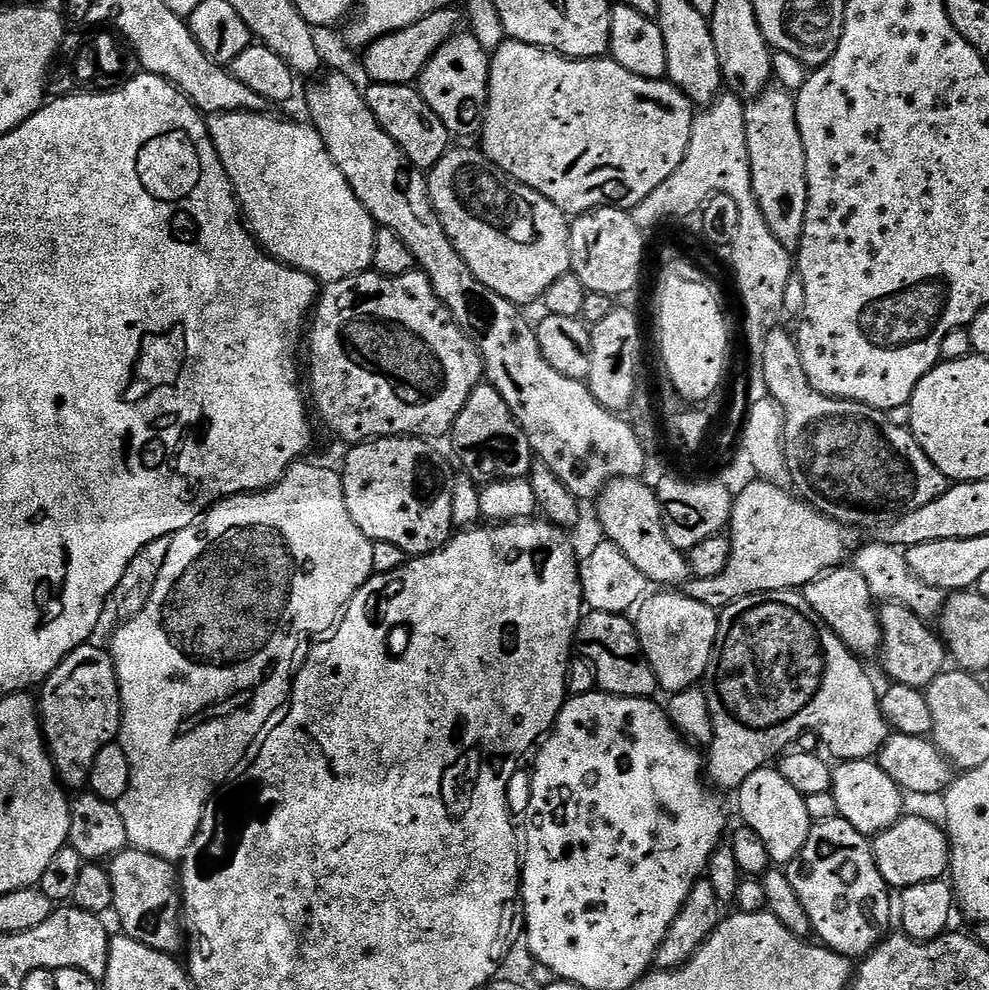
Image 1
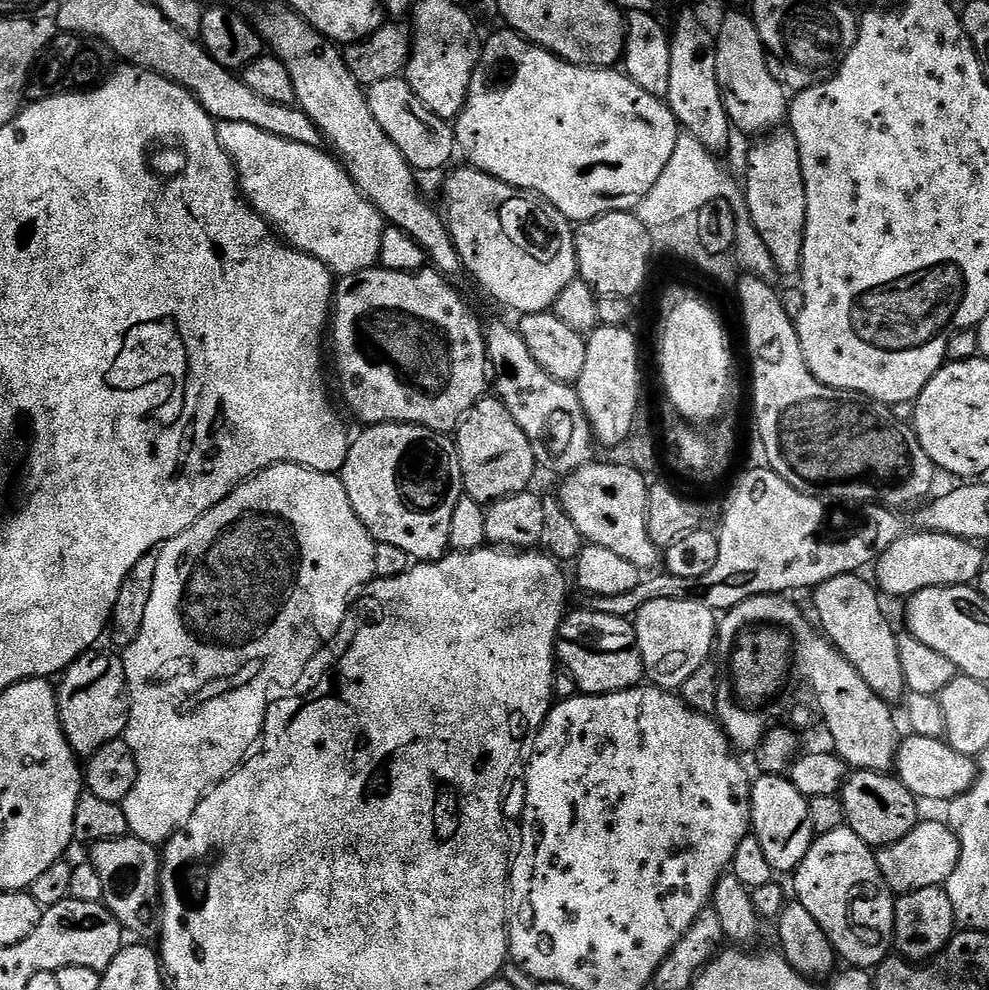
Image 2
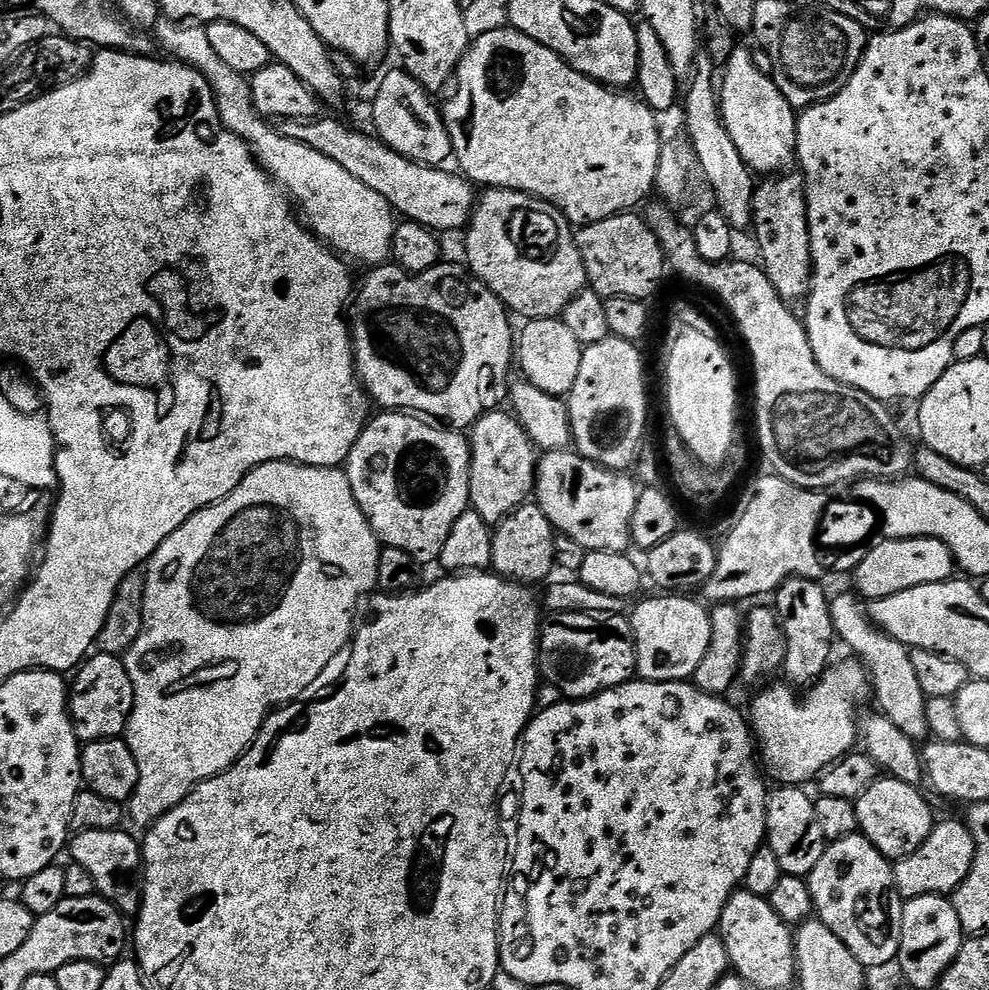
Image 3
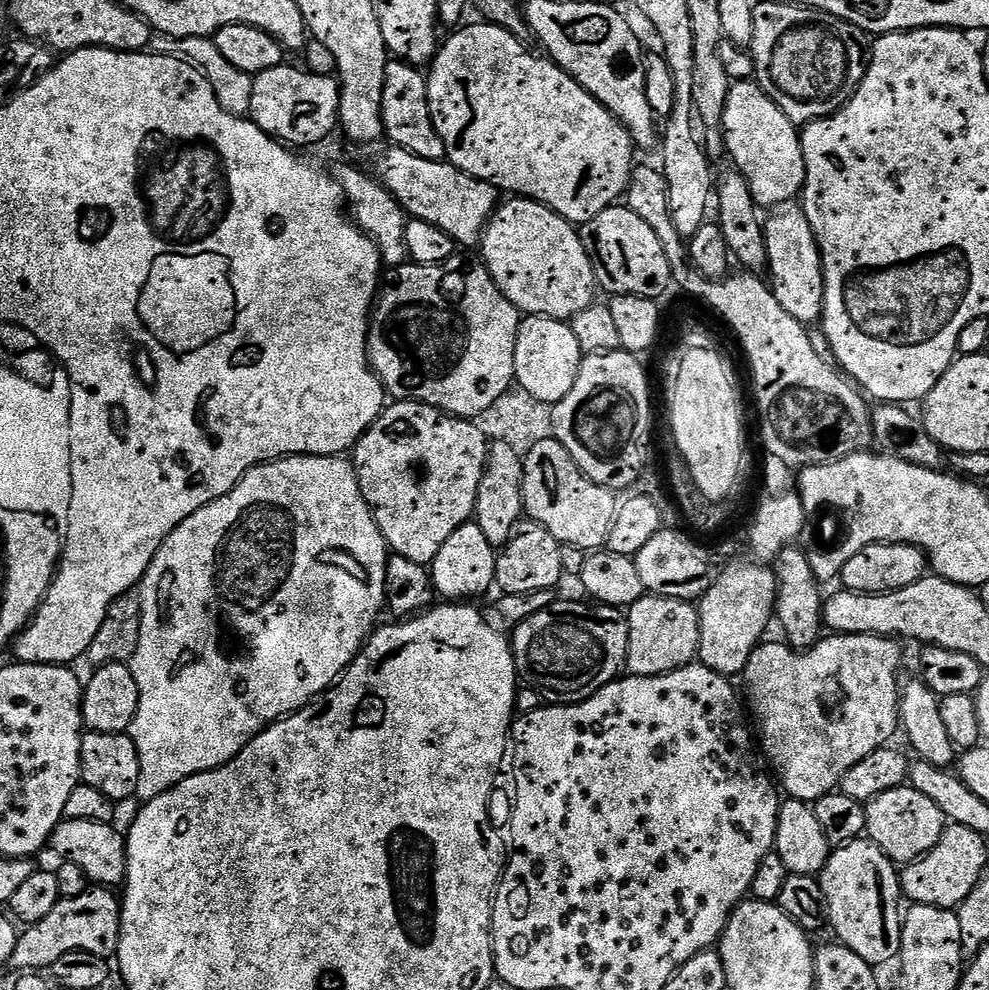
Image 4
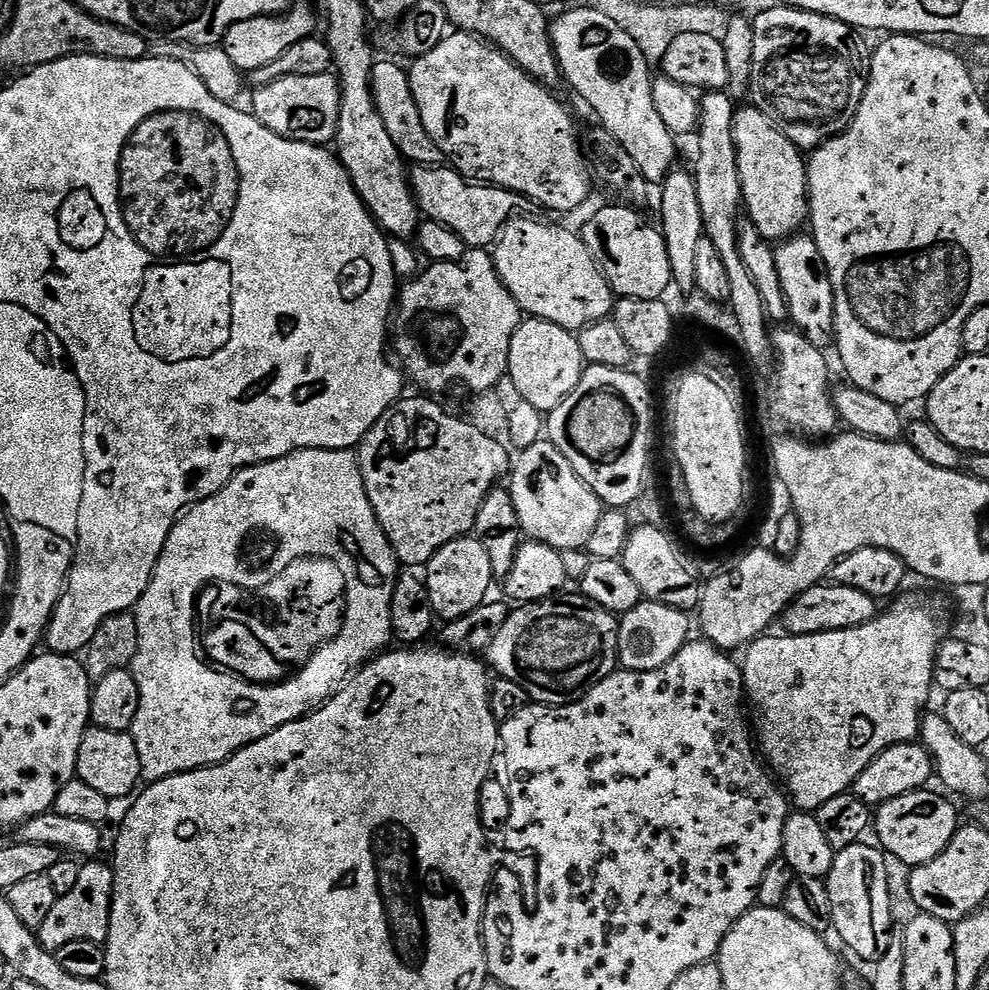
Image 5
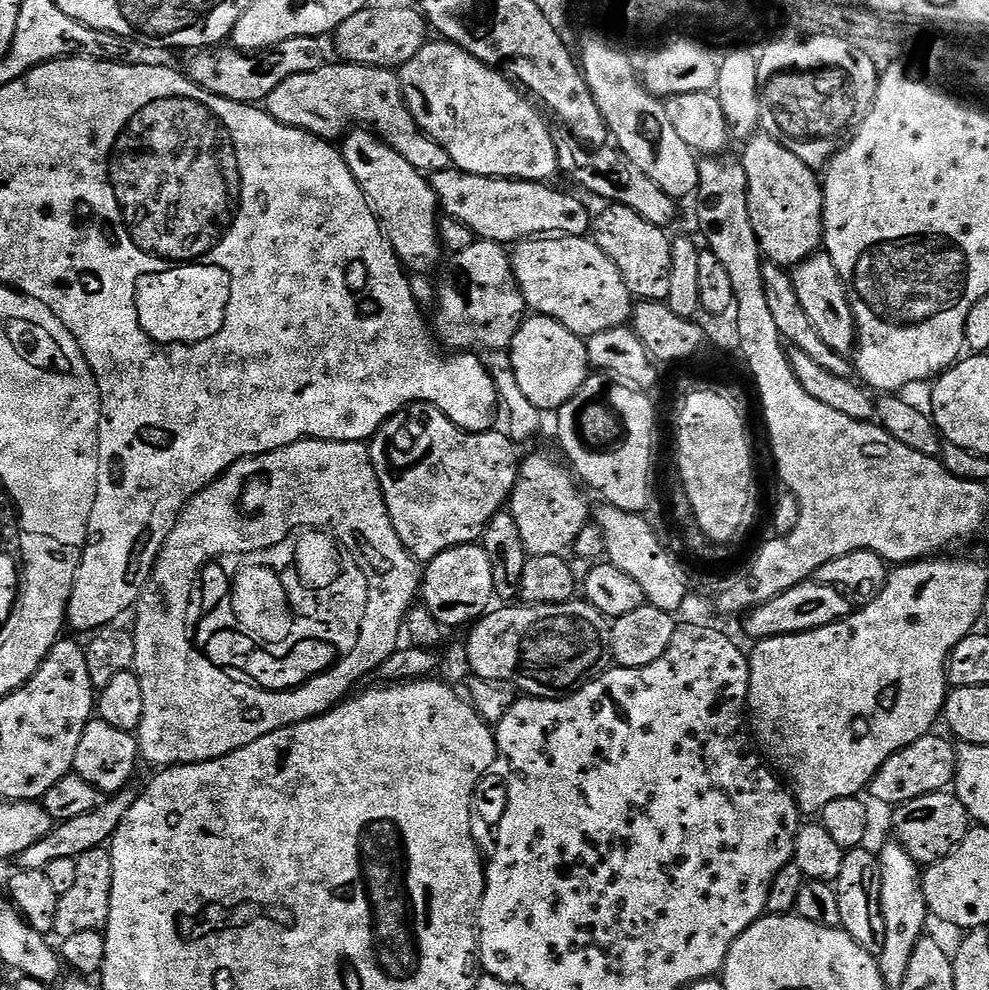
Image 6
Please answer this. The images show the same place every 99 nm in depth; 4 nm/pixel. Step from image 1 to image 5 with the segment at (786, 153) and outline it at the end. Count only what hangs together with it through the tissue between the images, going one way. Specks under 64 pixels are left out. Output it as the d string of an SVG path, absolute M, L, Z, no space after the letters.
M797 234L777 243L775 250L778 278L782 278L782 288L786 294L786 302L789 304L789 315L795 327L808 334L813 334L812 332L816 331L831 333L834 328L834 293L832 283L828 281L824 259L820 256L815 240L812 239L811 235Z

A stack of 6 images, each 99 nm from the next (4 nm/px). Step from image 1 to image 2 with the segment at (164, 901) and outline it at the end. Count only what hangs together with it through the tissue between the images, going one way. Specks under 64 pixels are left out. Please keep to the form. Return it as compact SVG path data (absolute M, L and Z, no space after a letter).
M131 834L122 838L110 838L106 842L91 845L90 862L102 877L102 901L118 918L125 933L136 938L148 938L157 931L160 914L160 862L157 845Z

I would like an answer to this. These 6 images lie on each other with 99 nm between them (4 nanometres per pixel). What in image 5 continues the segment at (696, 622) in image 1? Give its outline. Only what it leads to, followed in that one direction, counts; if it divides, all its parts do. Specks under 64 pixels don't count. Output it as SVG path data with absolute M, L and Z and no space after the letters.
M642 602L623 613L619 617L619 667L630 672L649 672L666 666L666 662L670 662L670 658L674 658L674 654L678 654L678 650L682 650L682 646L690 639L688 616L687 611L672 608L663 602Z

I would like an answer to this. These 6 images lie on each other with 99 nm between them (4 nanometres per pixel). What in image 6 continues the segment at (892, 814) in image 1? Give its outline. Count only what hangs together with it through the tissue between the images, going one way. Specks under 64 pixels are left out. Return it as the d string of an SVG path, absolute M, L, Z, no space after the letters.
M951 791L931 792L899 805L896 812L895 839L921 866L937 864L946 858L968 836L970 817L966 806Z

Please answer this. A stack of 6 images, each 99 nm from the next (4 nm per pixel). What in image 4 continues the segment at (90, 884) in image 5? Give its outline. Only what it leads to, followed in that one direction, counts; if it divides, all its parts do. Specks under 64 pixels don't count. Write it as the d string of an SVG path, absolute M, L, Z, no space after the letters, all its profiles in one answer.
M92 886L78 898L61 898L58 906L36 924L19 933L11 967L16 970L48 970L62 954L89 952L105 958L115 957L120 941L120 905L117 893L104 886Z

